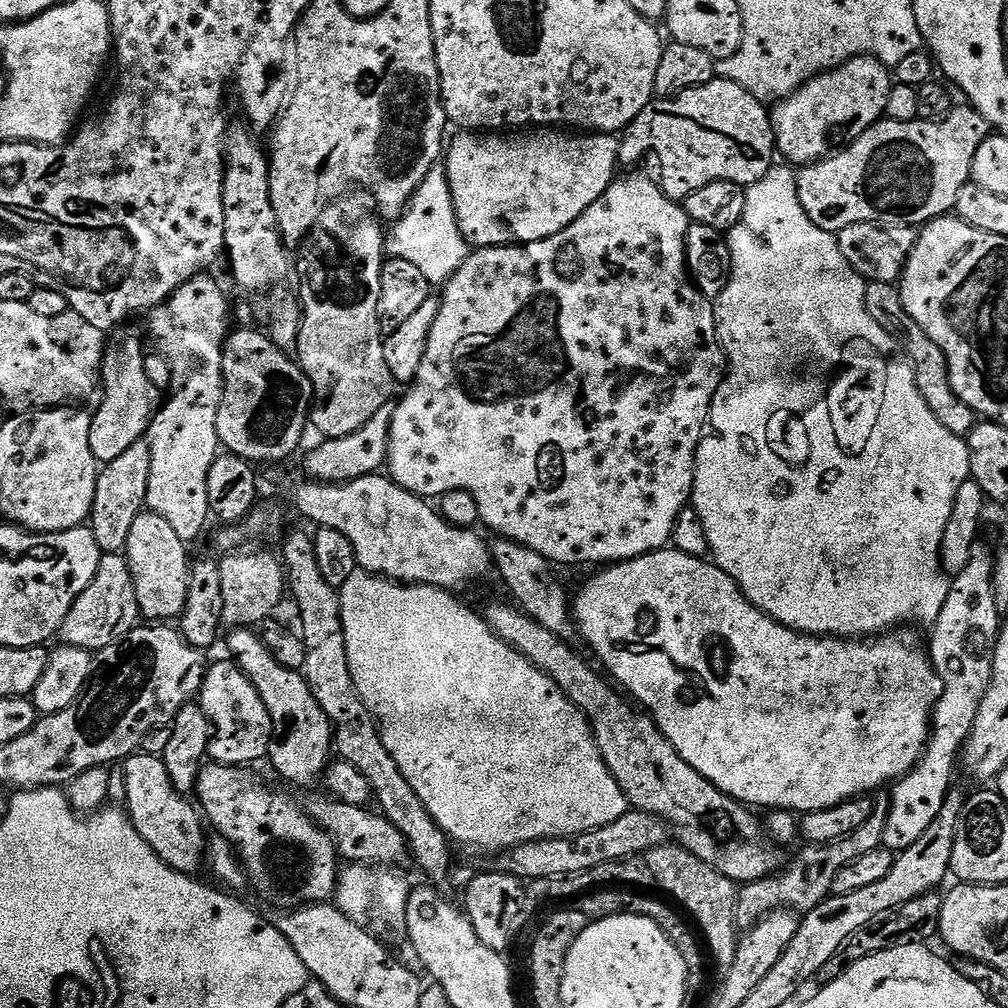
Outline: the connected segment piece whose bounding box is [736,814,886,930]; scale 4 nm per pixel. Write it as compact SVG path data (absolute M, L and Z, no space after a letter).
M873 814L854 834L843 836L840 840L831 840L829 844L809 843L779 874L773 874L743 885L736 898L736 927L747 930L758 923L767 912L788 909L797 914L814 910L832 895L834 878L838 878L838 870L842 866L850 866L854 858L862 858L862 854L870 854L870 850L878 850L884 843L886 815Z

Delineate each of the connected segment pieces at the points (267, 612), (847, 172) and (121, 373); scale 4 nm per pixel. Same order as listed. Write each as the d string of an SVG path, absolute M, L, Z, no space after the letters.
M256 552L253 554L253 556L232 555L236 554L225 555L228 557L223 557L223 559L220 560L220 569L222 570L222 616L220 618L220 623L225 629L228 630L235 630L238 628L247 628L249 630L252 630L255 629L257 626L263 625L269 618L275 617L272 615L275 614L276 607L278 607L279 604L283 602L283 600L286 600L286 569L283 563L281 563L281 561L277 559L277 557L275 560L275 558L272 557L271 554L268 552Z
M971 106L963 107L953 107L952 111L943 120L922 120L917 118L910 122L898 122L897 120L881 118L877 124L870 126L870 130L863 132L853 144L848 144L845 148L841 148L840 151L824 157L823 160L818 160L814 164L803 165L796 172L798 202L802 202L802 210L806 210L807 216L810 217L810 222L814 222L814 226L822 226L822 230L839 234L842 230L846 230L846 226L854 226L855 224L923 226L930 220L949 215L958 202L958 190L962 190L962 186L966 186L970 182L972 167L974 166L974 154L978 154L978 146L982 146L982 142L990 134L990 126L986 122L986 118L982 118L982 114L978 114L975 108Z
M124 340L121 344L114 345L113 348L111 345L104 353L104 364L100 368L102 395L95 405L97 408L90 426L90 450L94 450L94 458L101 465L114 462L114 458L120 457L125 450L130 450L130 446L134 446L134 442L145 439L148 428L152 424L152 417L156 415L158 389L154 386L154 382L150 382L150 378L146 378L145 355L146 349L136 340Z

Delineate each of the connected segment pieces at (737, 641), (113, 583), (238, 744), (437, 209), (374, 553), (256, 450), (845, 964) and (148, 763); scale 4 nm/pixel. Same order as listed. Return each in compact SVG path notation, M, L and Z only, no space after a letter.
M671 546L633 560L624 560L620 564L609 564L597 572L600 573L590 577L581 586L580 593L574 596L574 623L579 639L584 639L592 647L593 654L604 663L603 671L637 705L641 704L639 707L656 723L656 727L674 746L677 754L731 800L739 800L741 804L756 810L764 808L763 810L793 814L821 812L848 800L867 797L872 794L868 792L883 784L891 785L911 772L924 755L928 746L932 706L938 695L934 687L937 678L927 651L914 637L907 636L904 630L895 634L881 634L875 638L806 636L803 632L795 632L792 628L782 626L777 620L755 608L740 592L739 586L717 564L699 556L682 554Z
M104 554L100 558L98 574L94 574L94 582L90 582L78 602L70 606L70 614L66 614L66 622L62 622L58 636L64 644L87 648L95 654L100 649L124 639L137 627L140 619L138 594L134 594L134 578L130 574L127 556Z
M228 658L223 659L217 664L209 663L207 665L198 697L200 709L206 714L210 725L208 756L215 763L225 766L252 766L255 760L263 761L268 755L268 741L272 739L272 723L266 706L256 687L250 682L250 678L246 678L246 674L240 669L239 664Z
M437 166L422 178L422 186L414 190L410 202L404 207L400 219L386 232L386 252L391 259L410 262L434 286L443 286L466 262L470 255L468 239L458 226L454 214L454 202L448 185L448 175L443 167Z
M387 475L363 476L350 480L347 484L325 484L311 478L303 479L282 477L281 494L306 519L313 520L313 525L346 534L346 538L350 538L350 546L354 546L357 565L365 572L382 576L386 580L394 580L398 584L431 584L433 588L443 588L445 592L455 593L456 588L476 584L488 571L493 571L492 553L486 540L484 544L483 538L479 536L479 531L445 524L443 516L433 505L432 508L428 505L431 503L425 497L406 491Z
M240 328L235 332L236 329L224 342L224 393L218 410L218 438L231 455L241 456L256 466L272 464L275 460L286 459L299 446L304 427L309 427L312 384L299 363L263 331Z
M939 891L927 892L898 906L894 912L878 914L874 918L874 922L866 922L866 926L862 926L862 930L858 930L854 934L850 934L850 938L846 938L846 942L840 947L838 954L834 954L834 958L830 958L830 962L826 962L826 966L822 966L820 976L825 981L837 980L851 964L862 962L862 958L898 946L928 942L931 936L935 937L940 931L940 911L943 905L944 896Z
M133 754L123 761L122 767L126 778L126 815L138 834L142 834L150 850L154 850L166 866L179 872L199 873L199 868L203 869L206 864L206 824L193 801L170 782L163 759Z

